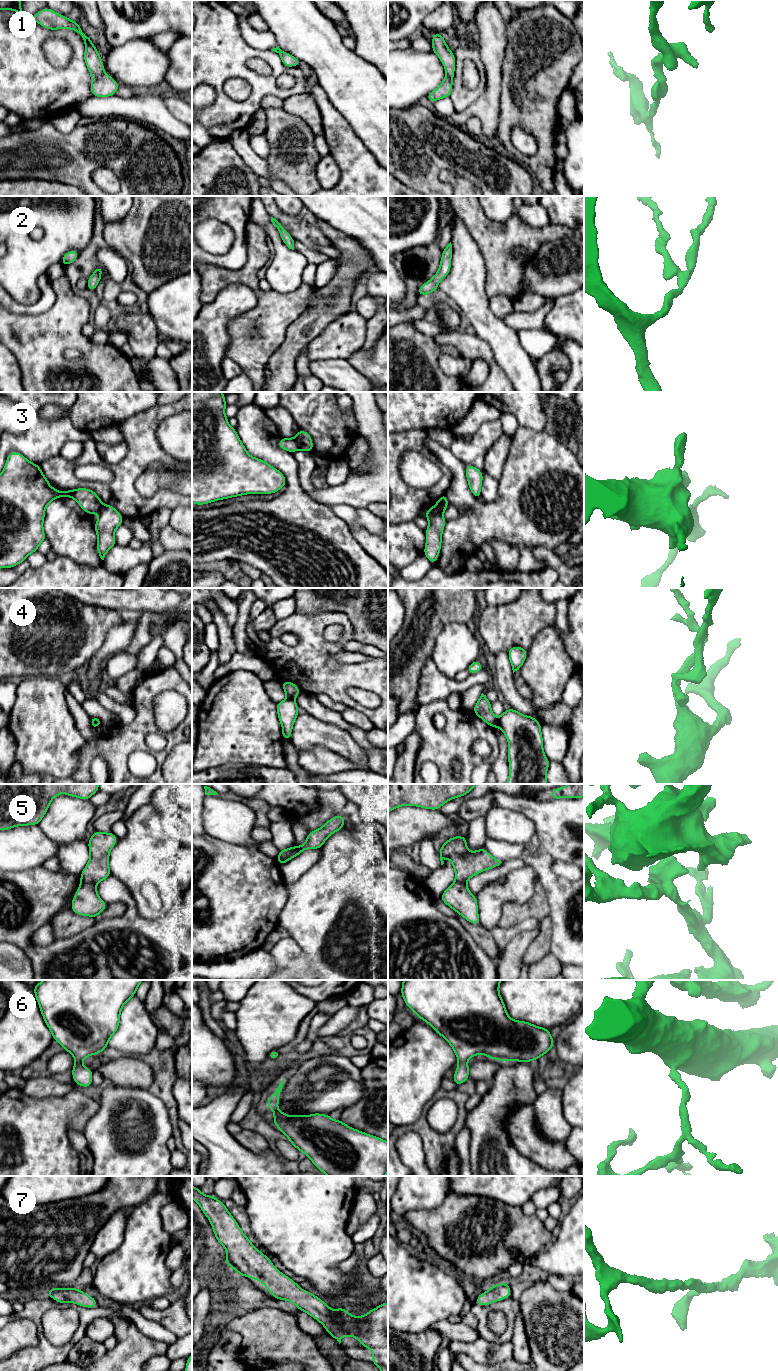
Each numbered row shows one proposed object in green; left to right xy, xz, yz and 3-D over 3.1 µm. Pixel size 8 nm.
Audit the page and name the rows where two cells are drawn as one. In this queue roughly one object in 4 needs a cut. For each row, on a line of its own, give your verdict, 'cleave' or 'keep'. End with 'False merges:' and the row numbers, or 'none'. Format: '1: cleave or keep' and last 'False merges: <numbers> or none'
1: keep
2: keep
3: cleave
4: cleave
5: keep
6: keep
7: keep
False merges: 3, 4

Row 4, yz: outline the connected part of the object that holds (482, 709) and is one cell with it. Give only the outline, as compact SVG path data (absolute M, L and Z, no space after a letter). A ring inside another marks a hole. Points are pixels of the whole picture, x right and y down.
M483 693L479 697L476 705L472 710L479 718L485 721L489 726L498 727L498 718L495 717L491 710L491 702L486 698Z

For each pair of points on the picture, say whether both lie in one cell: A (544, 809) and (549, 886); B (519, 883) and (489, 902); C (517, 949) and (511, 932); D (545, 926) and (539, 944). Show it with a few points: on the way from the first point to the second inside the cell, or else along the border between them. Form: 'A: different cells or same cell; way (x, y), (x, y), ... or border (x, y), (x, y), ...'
A: different cells; border (538, 850), (547, 852), (554, 859)
B: same cell; way (512, 890), (496, 900)
C: different cells; border (535, 928), (519, 932), (502, 950)
D: same cell; way (543, 930), (542, 940)

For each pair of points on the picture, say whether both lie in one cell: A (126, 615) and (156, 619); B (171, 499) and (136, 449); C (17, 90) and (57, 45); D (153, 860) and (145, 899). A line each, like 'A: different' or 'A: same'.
A: different
B: same
C: different
D: same

